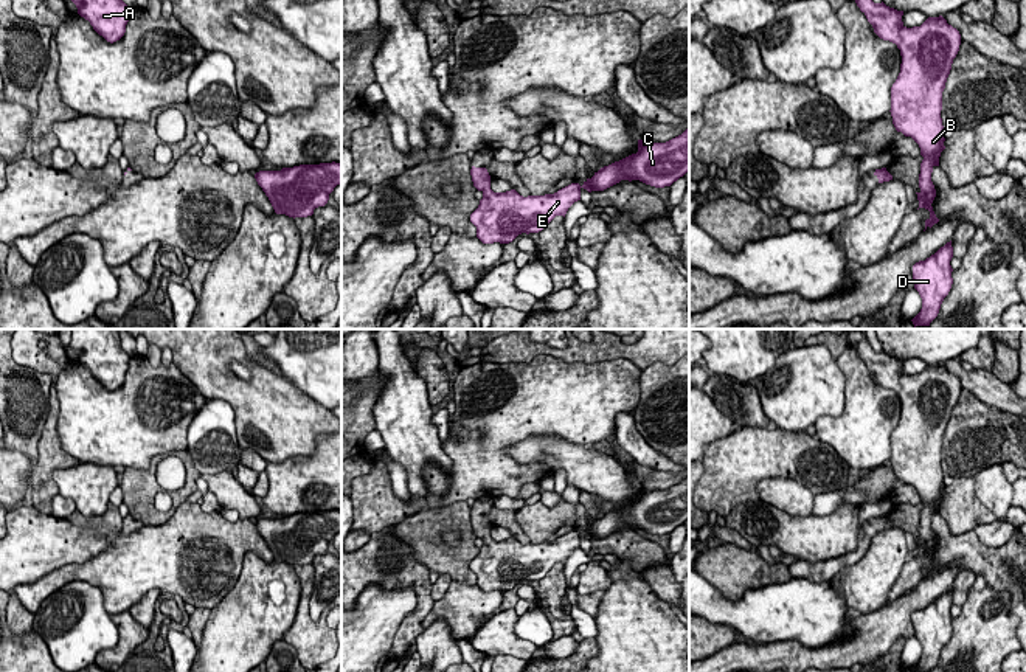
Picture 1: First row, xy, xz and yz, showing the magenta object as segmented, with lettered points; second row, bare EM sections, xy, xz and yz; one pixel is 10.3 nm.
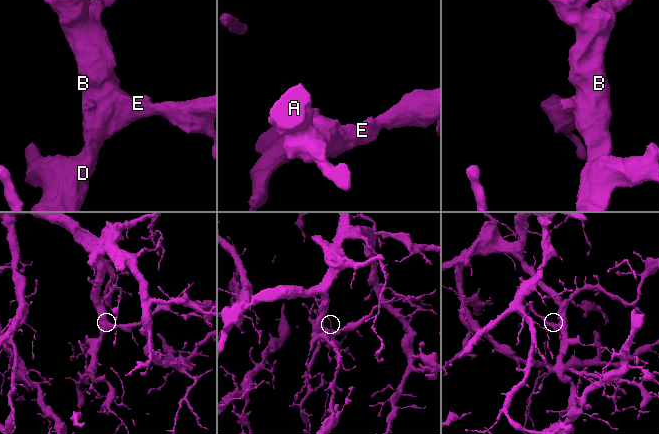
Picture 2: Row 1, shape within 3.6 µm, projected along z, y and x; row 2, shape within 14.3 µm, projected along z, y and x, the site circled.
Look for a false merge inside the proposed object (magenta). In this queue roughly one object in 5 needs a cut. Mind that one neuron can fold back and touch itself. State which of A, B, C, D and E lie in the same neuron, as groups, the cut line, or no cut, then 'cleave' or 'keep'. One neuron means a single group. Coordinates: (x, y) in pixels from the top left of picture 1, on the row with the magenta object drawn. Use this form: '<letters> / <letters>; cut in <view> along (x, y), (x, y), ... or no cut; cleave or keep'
A B C D E; no cut; keep

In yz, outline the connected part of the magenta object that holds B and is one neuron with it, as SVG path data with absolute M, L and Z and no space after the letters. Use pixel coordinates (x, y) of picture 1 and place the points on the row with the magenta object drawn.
M855 0L860 11L866 16L872 25L874 33L883 39L897 45L902 56L900 73L891 87L891 116L897 132L905 137L911 137L920 147L924 157L920 163L919 188L917 194L919 208L930 211L930 217L925 220L925 230L939 222L933 211L933 200L936 189L931 182L931 172L934 166L939 166L941 152L944 146L944 126L941 118L942 110L942 92L945 88L947 78L951 70L953 59L956 57L961 45L961 34L956 28L939 17L928 17L920 26L906 28L902 22L903 11L872 0Z

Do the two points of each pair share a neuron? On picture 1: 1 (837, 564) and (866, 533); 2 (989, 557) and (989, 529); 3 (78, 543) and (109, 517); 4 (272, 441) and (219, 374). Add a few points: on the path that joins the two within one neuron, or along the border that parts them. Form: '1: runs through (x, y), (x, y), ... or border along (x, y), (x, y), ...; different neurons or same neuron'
1: runs through (846, 561), (862, 548), (862, 542); same neuron
2: border along (972, 529), (984, 545), (1000, 547), (1009, 539); different neurons
3: border along (64, 519), (76, 525), (90, 526), (106, 536); different neurons
4: runs through (269, 424), (236, 391); same neuron

